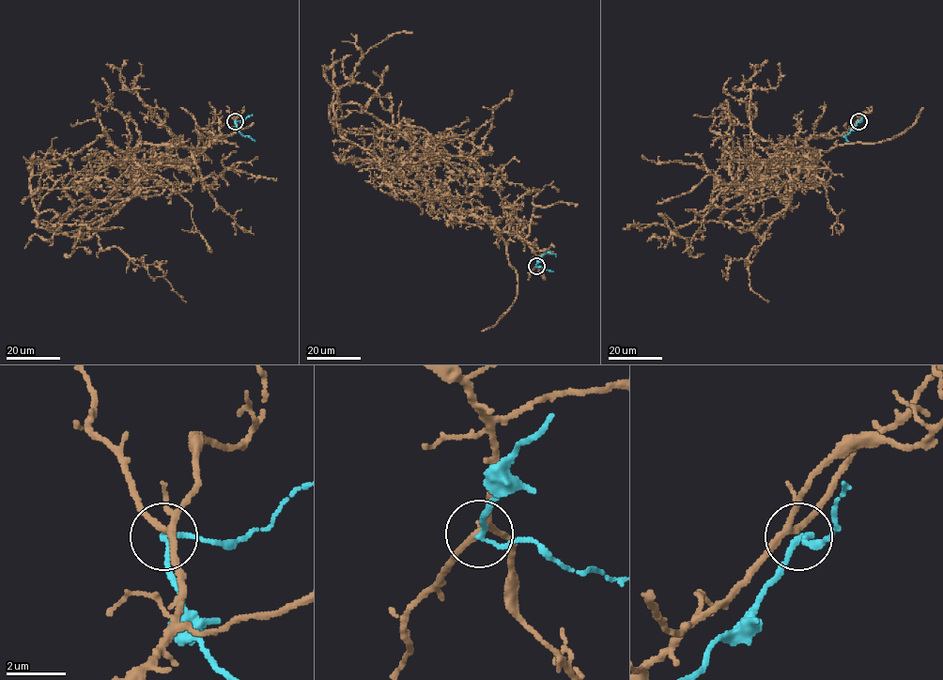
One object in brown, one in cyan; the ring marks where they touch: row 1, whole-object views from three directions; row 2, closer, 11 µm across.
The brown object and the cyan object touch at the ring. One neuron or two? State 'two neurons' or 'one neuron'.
two neurons

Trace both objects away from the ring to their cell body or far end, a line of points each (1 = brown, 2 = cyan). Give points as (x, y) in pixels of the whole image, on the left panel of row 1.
1: (235, 120), (100, 222), (32, 222), (36, 190), (156, 176)
2: (235, 121), (236, 129), (255, 142)

